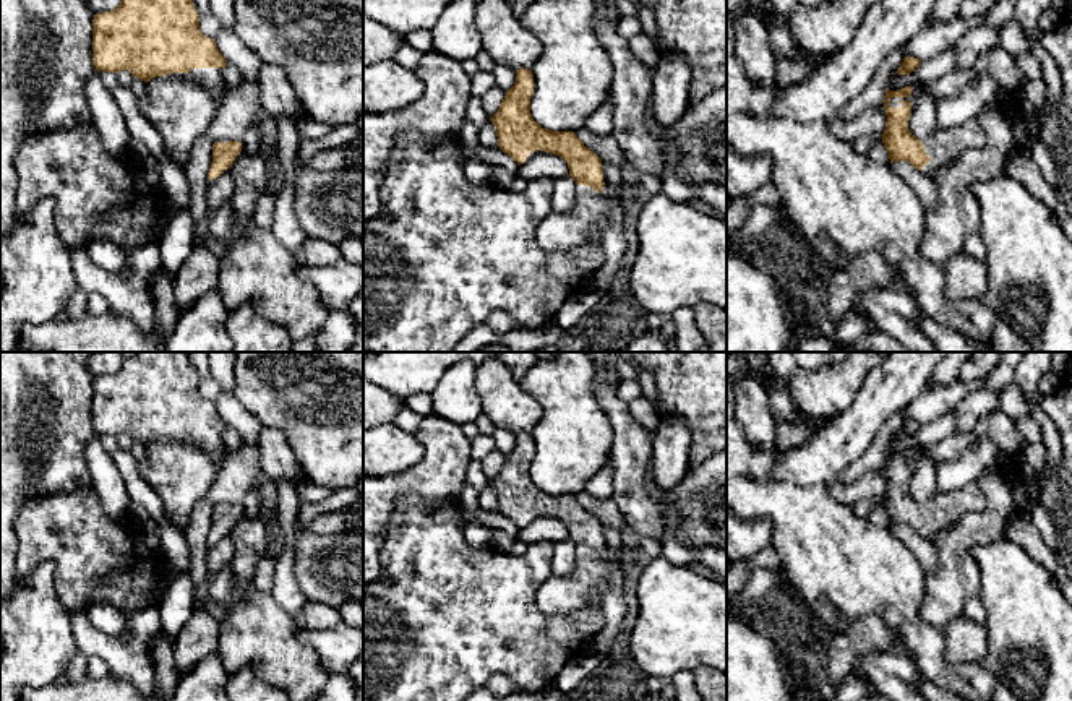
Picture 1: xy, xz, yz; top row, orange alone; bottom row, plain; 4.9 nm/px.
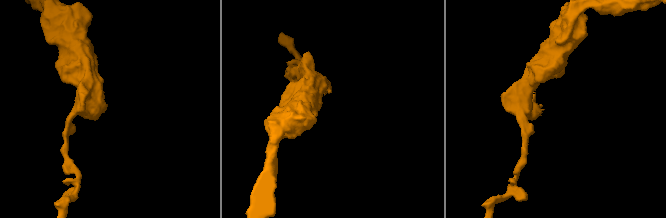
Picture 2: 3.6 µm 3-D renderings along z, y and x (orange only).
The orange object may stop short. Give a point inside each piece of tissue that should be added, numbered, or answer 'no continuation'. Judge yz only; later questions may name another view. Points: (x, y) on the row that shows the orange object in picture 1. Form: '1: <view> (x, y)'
1: yz (915, 91)
2: yz (943, 146)

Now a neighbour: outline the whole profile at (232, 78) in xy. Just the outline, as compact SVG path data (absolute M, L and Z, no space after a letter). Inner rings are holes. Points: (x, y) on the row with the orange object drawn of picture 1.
M225 63L225 67L222 68L222 80L225 89L237 89L243 83L240 70L230 63Z

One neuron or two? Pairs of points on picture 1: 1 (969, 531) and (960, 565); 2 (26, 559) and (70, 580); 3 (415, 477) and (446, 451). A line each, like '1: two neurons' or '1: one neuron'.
1: one neuron
2: one neuron
3: one neuron

